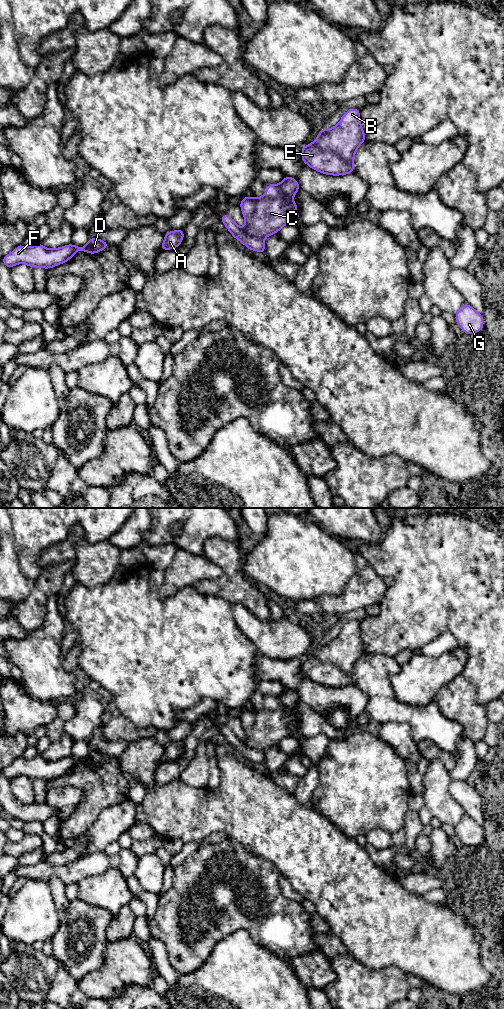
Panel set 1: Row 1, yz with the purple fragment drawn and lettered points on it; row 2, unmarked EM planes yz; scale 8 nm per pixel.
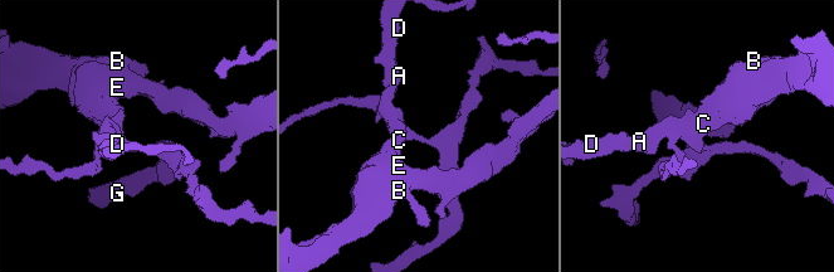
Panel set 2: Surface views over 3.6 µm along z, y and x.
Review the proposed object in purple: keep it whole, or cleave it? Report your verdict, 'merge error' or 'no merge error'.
merge error

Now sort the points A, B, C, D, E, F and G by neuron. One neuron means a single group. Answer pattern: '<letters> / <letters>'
A B C D E F / G

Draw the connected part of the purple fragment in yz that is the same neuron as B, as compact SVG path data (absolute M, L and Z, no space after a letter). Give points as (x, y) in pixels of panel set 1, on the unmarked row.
M350 620L336 638L320 641L313 655L302 658L301 672L326 687L352 686L355 665L365 652L360 621Z

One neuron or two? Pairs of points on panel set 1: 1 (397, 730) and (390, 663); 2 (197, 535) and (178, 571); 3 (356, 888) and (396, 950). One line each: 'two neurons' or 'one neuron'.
1: two neurons
2: two neurons
3: one neuron

